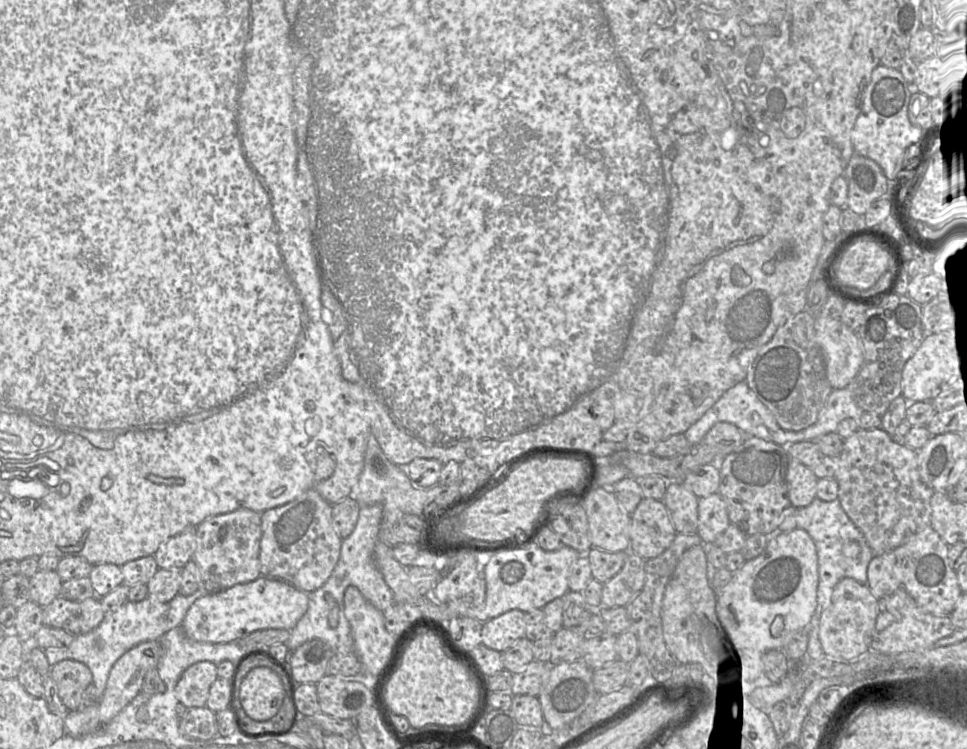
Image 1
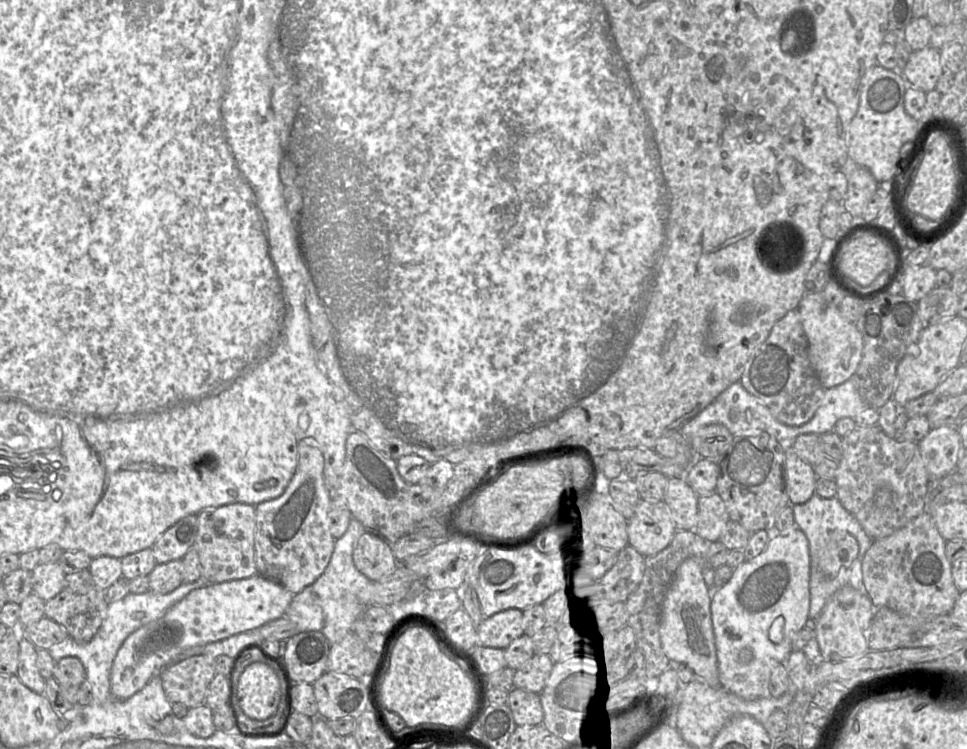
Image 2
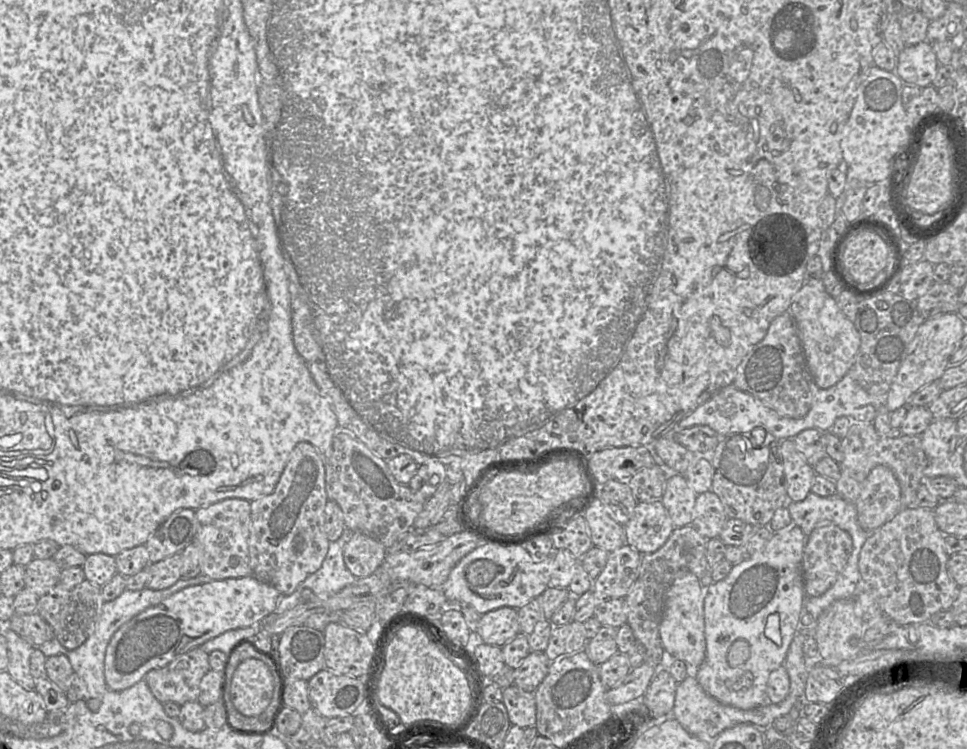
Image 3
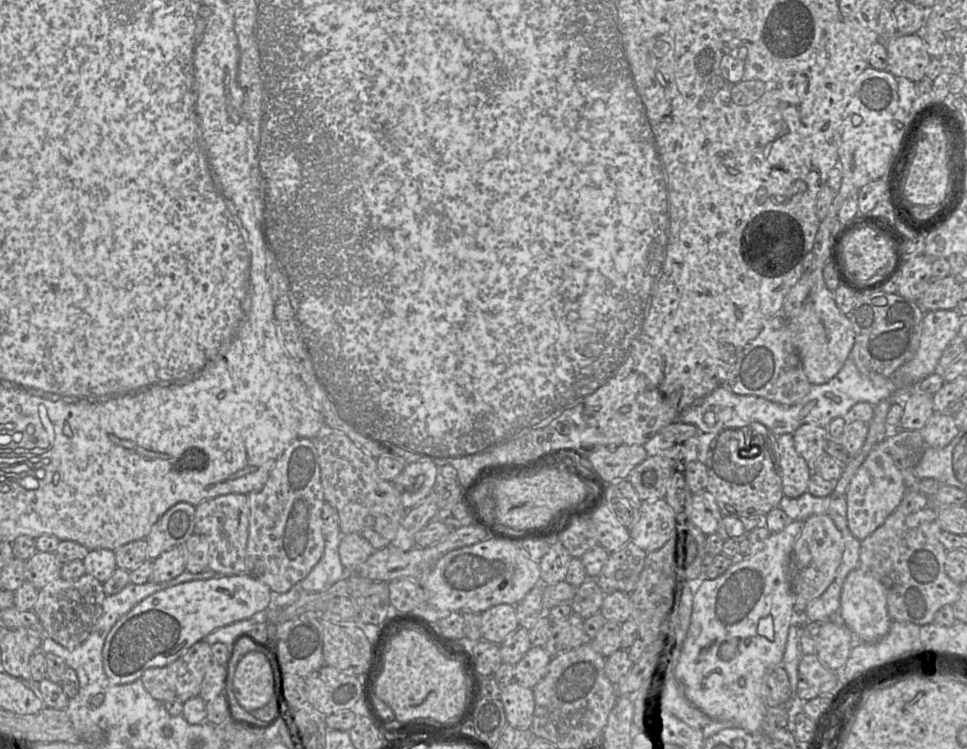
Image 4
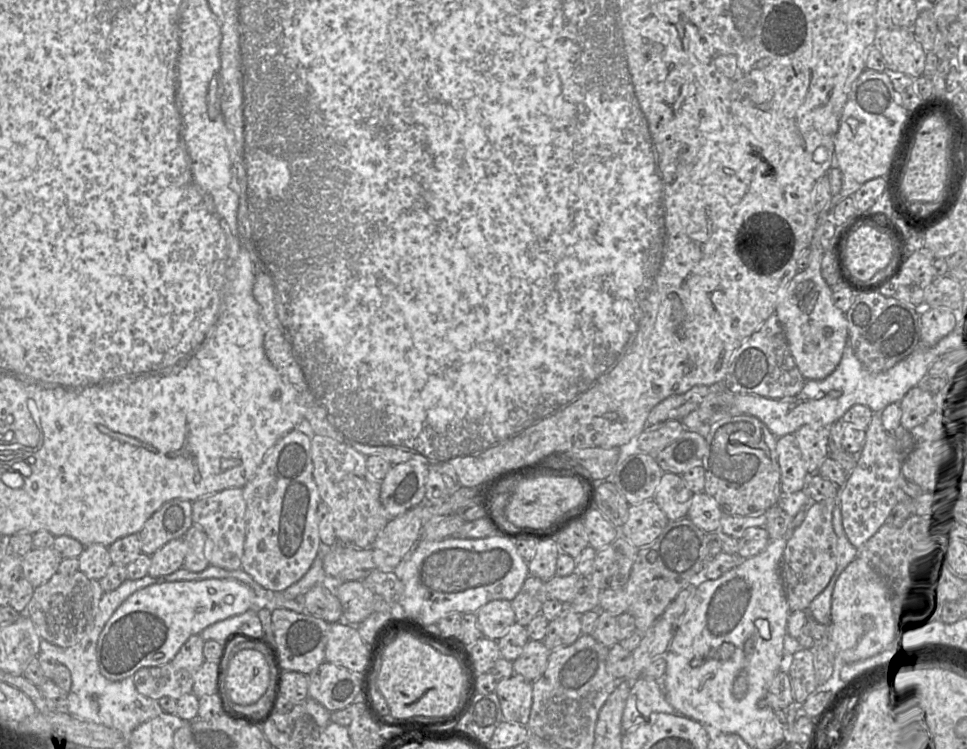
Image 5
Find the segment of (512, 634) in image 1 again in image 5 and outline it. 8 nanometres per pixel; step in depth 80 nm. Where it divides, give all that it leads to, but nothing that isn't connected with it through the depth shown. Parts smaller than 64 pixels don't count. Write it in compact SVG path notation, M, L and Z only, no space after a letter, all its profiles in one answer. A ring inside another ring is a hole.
M493 600L482 606L476 616L484 637L498 641L516 623L509 600Z

